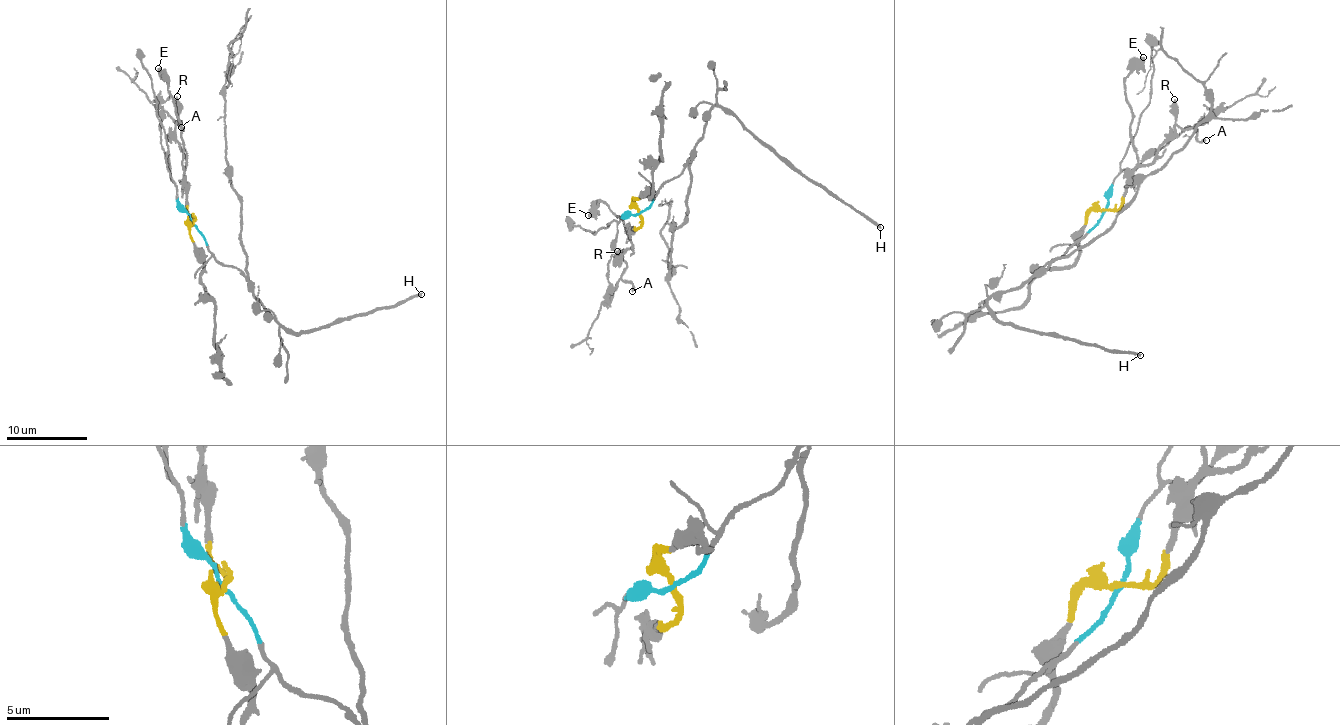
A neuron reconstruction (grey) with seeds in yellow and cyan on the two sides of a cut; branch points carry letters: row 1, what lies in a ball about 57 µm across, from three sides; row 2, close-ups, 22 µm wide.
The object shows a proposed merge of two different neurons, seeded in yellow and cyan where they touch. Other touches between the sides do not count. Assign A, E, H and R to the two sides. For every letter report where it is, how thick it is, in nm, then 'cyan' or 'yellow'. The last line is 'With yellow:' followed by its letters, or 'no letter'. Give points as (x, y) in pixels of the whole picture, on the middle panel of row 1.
A: (632, 291) | 190 nm | yellow
E: (588, 215) | 500 nm | yellow
H: (880, 227) | 280 nm | cyan
R: (617, 251) | 340 nm | yellow
With yellow: A, E, R

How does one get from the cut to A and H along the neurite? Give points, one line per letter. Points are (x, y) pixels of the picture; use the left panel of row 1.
A: (192, 222), (194, 219), (187, 211), (184, 162), (175, 131), (177, 123), (180, 123), (174, 122), (180, 128)
H: (192, 222), (206, 238), (215, 258), (237, 269), (267, 312), (295, 334), (402, 304), (421, 293)

